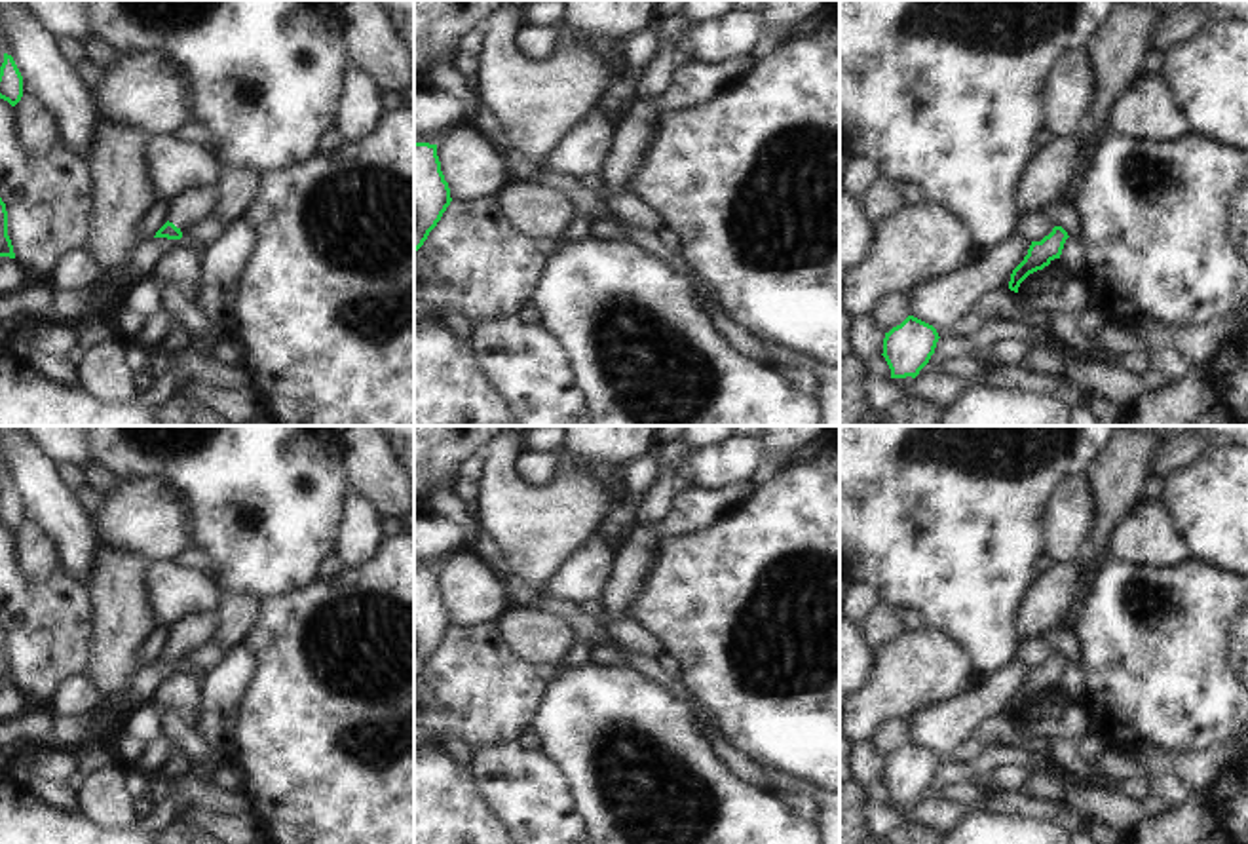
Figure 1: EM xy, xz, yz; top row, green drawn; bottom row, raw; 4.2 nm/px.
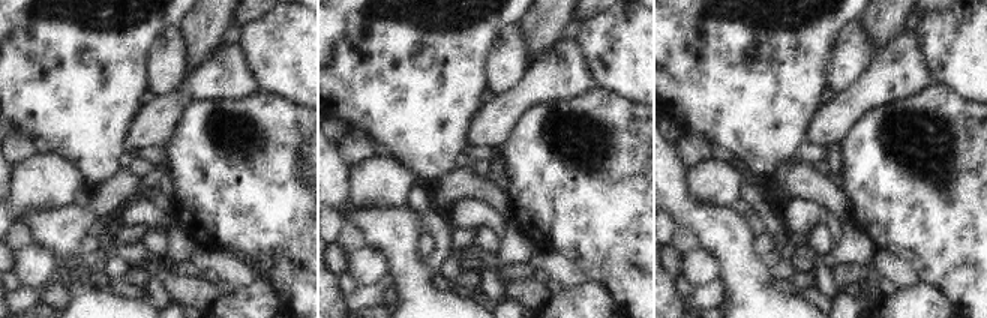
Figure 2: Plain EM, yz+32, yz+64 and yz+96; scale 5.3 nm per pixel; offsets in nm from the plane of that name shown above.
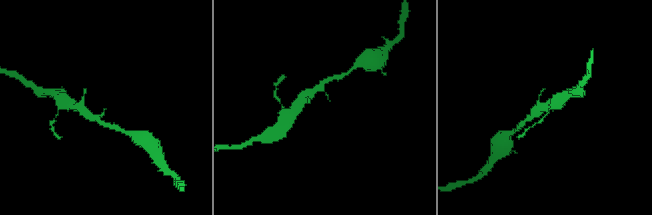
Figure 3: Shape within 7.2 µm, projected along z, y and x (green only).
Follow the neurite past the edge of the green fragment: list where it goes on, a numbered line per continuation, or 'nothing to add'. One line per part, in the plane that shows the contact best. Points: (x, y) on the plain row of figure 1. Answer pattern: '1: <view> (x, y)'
1: xy (194, 630)

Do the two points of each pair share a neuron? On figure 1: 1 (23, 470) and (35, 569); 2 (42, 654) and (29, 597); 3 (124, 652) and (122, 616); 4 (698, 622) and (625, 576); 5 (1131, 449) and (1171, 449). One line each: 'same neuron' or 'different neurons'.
1: different neurons
2: same neuron
3: same neuron
4: different neurons
5: different neurons

